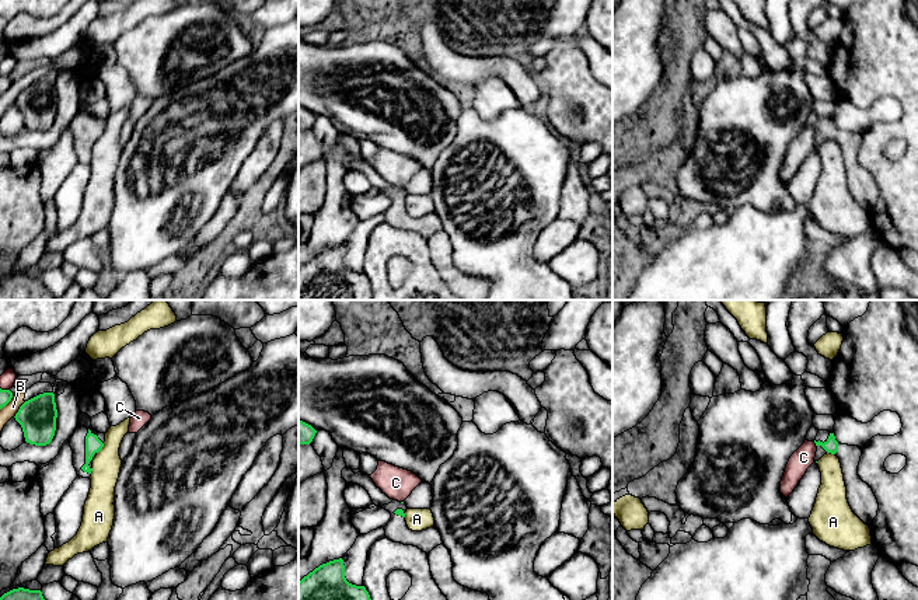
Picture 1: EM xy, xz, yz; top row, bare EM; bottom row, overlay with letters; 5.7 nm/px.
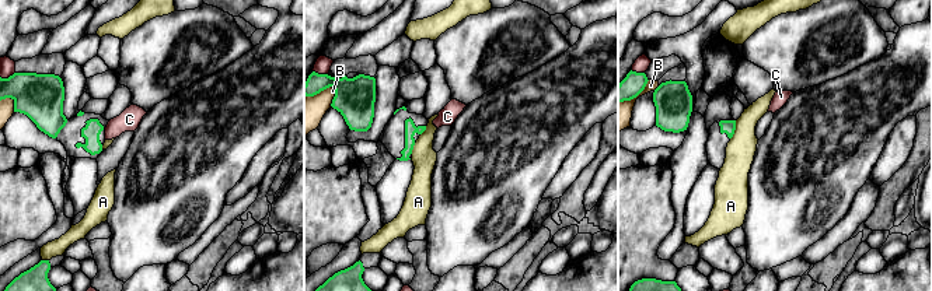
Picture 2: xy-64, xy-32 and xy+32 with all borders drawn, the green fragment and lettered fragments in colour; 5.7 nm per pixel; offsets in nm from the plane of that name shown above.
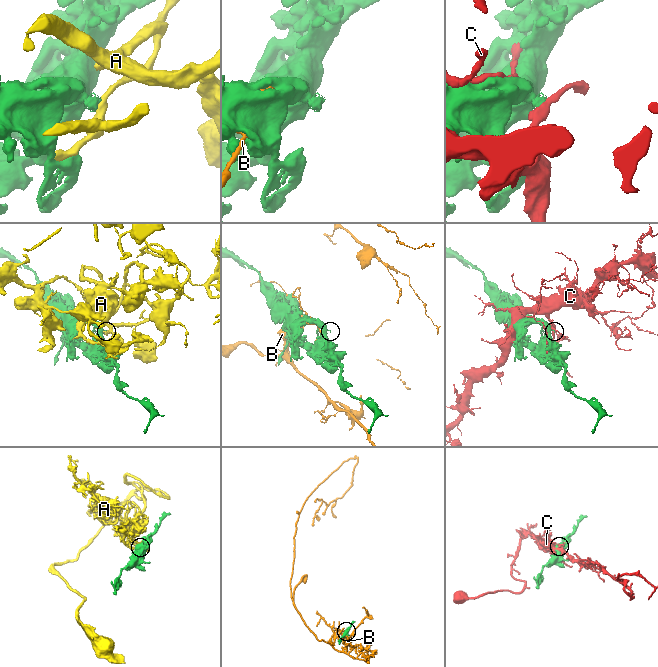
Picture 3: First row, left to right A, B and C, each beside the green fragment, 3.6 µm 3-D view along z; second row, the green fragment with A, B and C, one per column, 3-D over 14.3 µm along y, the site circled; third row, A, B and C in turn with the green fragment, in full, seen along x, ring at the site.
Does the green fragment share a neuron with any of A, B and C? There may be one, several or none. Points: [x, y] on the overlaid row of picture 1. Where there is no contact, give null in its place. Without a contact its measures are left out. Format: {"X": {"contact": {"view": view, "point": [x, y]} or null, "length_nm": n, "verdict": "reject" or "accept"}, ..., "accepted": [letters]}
{"A": {"contact": {"view": "xy", "point": [101, 447]}, "length_nm": 80, "verdict": "reject"}, "B": {"contact": {"view": "xy", "point": [18, 410]}, "length_nm": 120, "verdict": "reject"}, "C": {"contact": {"view": "yz", "point": [814, 442]}, "length_nm": 40, "verdict": "reject"}, "accepted": []}

